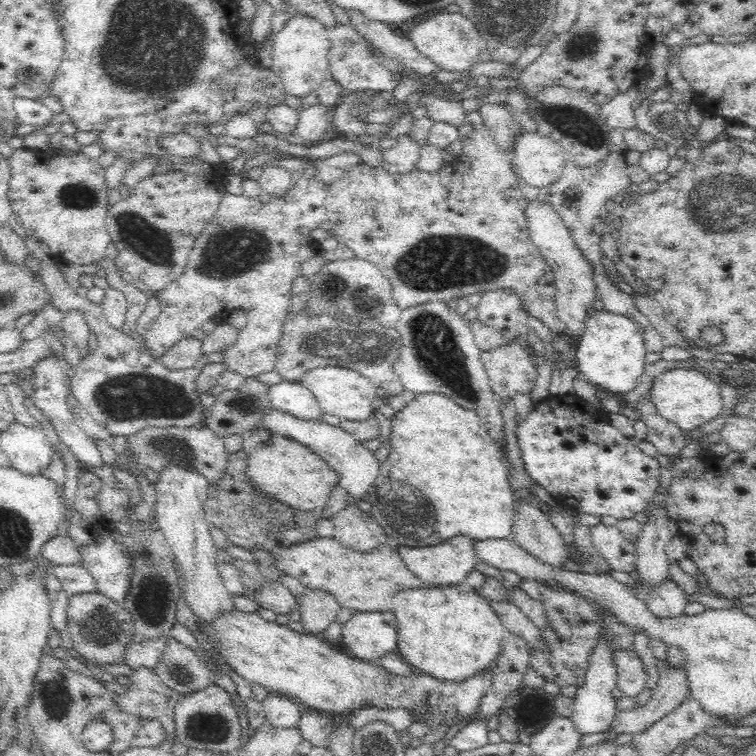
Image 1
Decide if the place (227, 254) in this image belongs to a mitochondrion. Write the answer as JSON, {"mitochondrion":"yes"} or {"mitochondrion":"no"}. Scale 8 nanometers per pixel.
{"mitochondrion":"yes"}

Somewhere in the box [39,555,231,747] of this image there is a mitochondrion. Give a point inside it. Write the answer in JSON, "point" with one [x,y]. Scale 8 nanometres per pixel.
{"point":[56,703]}

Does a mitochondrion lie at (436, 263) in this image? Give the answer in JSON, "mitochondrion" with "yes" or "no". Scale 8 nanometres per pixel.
{"mitochondrion":"yes"}

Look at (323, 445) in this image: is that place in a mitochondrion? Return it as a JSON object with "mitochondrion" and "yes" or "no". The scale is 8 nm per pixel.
{"mitochondrion":"no"}

